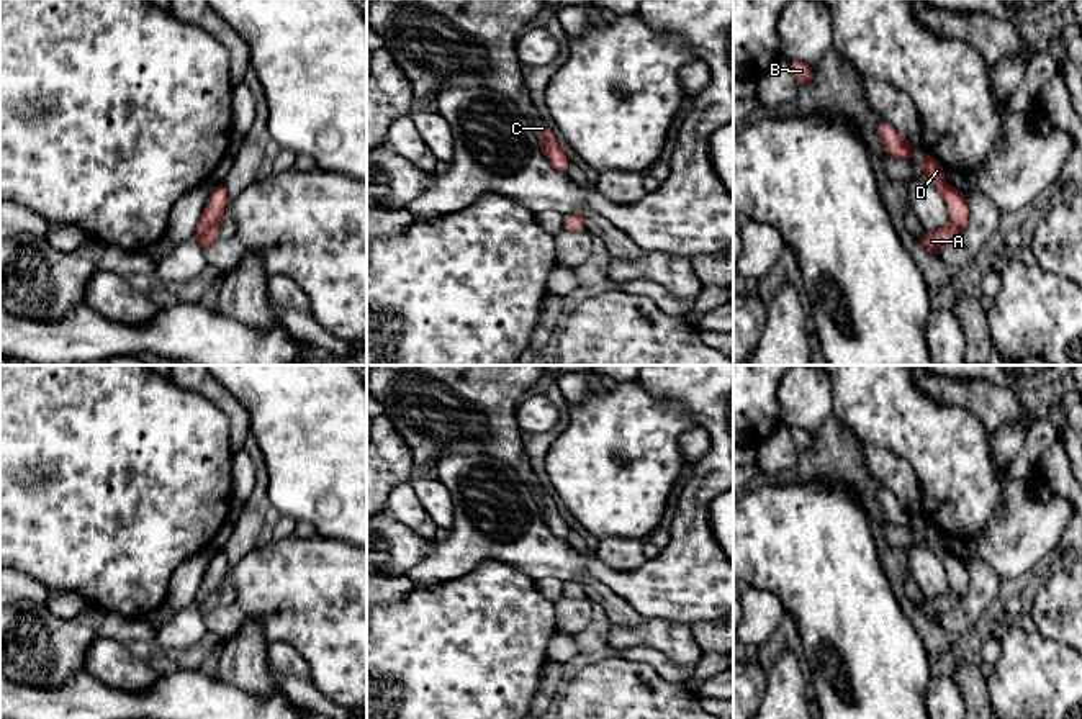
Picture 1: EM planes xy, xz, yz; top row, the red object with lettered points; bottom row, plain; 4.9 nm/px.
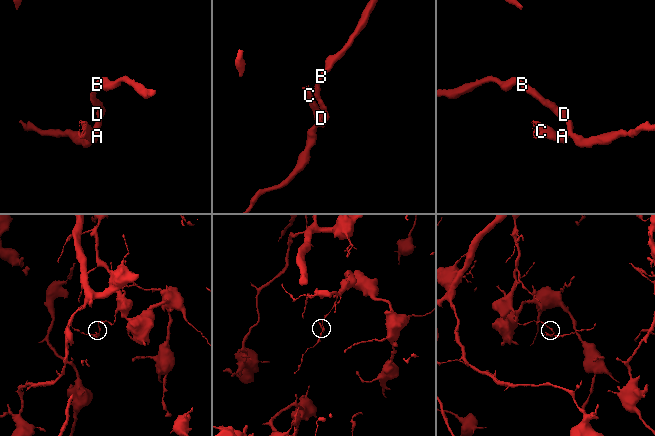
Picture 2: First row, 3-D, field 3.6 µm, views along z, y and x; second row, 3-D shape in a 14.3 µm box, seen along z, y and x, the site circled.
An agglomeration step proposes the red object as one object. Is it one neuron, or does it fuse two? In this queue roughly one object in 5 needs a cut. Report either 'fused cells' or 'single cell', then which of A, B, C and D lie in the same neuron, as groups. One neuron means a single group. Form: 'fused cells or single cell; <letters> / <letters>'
fused cells; A C / B D

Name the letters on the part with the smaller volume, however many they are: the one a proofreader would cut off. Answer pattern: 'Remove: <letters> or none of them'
Remove: A, C

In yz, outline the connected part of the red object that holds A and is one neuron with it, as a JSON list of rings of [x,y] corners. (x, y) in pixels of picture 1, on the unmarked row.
[[[948,590],[944,595],[936,598],[928,598],[923,603],[917,603],[917,608],[936,624],[940,613],[951,611],[958,604],[958,598]]]

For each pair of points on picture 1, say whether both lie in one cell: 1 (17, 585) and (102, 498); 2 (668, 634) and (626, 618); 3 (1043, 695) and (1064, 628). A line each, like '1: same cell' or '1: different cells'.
1: different cells
2: different cells
3: different cells

